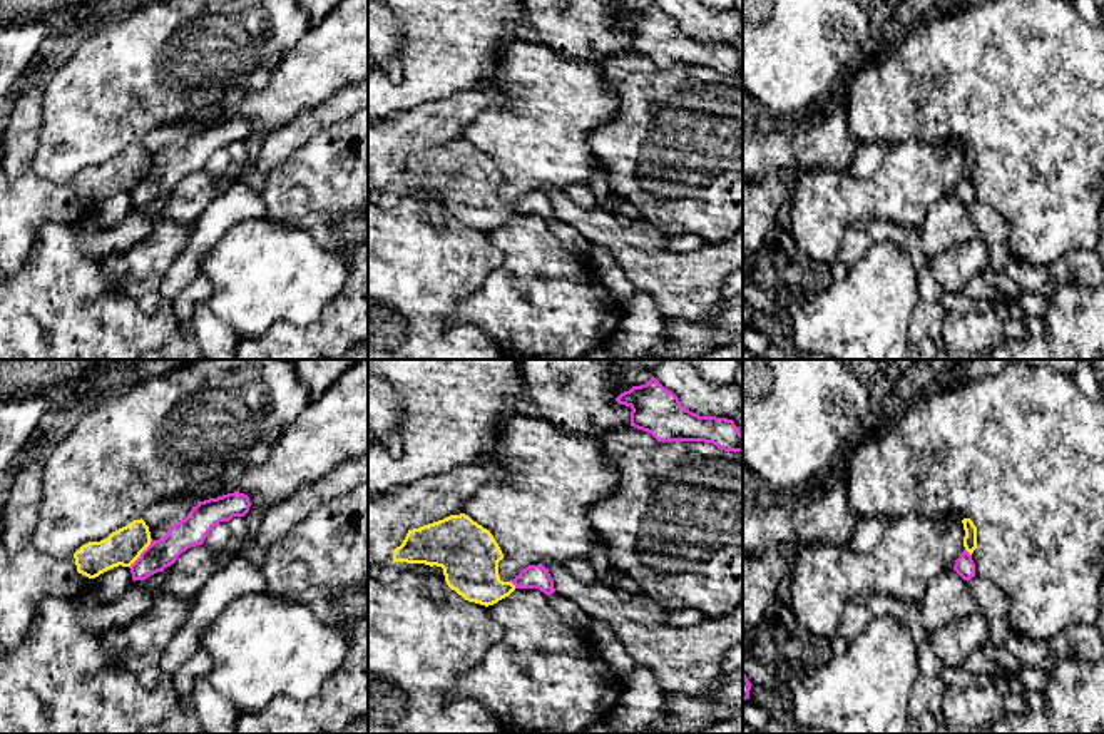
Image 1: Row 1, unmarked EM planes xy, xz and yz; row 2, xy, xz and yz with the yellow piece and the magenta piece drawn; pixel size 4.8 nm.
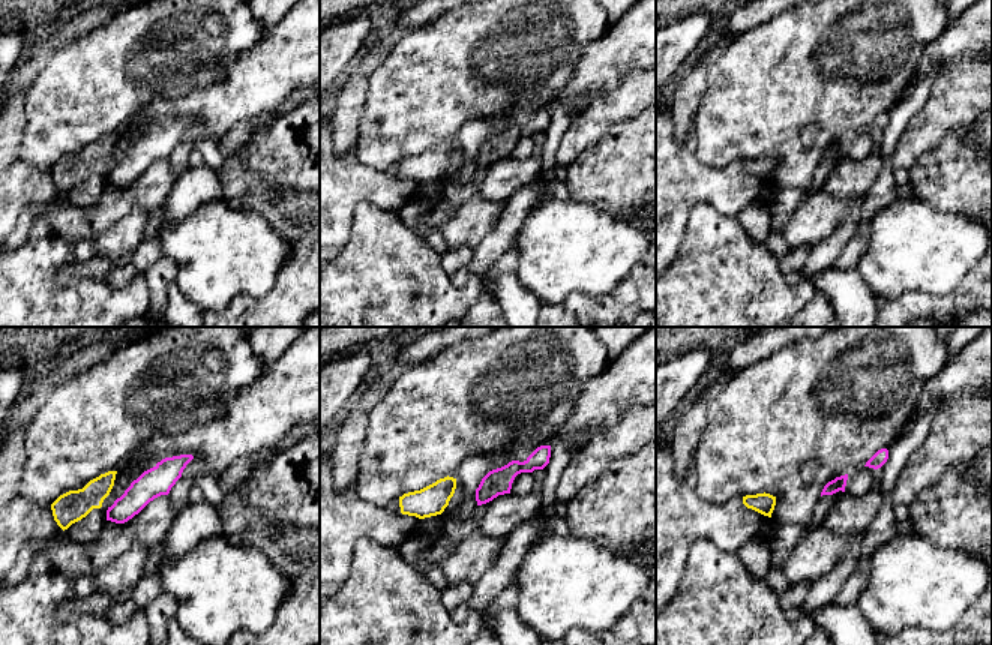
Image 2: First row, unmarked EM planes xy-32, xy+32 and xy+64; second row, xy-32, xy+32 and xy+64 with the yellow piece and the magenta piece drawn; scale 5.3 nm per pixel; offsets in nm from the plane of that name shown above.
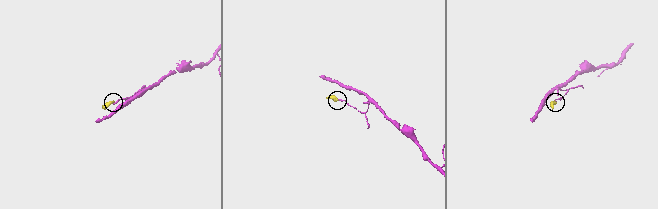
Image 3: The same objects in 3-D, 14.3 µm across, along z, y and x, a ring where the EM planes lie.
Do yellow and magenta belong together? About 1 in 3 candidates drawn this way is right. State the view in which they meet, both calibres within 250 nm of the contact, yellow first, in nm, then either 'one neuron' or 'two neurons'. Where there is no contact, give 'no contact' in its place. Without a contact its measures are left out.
meets yellow in xy; 180 nm thick on the yellow side, 140 nm on the other; two neurons

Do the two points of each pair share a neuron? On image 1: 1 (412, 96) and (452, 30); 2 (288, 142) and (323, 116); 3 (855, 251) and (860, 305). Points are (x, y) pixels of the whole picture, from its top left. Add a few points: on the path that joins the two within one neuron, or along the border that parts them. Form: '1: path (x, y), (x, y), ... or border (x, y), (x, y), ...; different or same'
1: path (425, 79), (447, 47); same
2: path (296, 134), (315, 121); same
3: border (892, 243), (874, 244), (850, 268); different

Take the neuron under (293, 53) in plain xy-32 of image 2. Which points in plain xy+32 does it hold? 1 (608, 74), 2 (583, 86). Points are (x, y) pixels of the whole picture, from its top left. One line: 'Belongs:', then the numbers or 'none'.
Belongs: 1, 2

